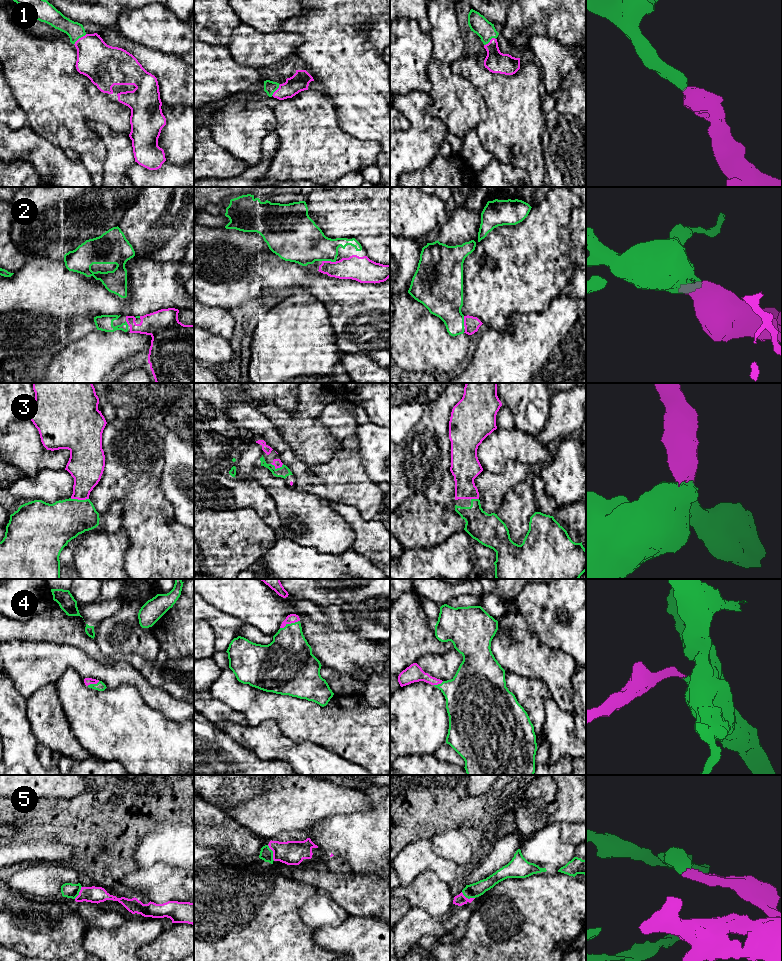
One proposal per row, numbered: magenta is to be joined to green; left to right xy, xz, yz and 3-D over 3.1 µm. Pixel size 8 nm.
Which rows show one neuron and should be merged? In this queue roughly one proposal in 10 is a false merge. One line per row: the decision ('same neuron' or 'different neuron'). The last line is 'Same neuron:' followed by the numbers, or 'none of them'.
1: same neuron
2: same neuron
3: same neuron
4: same neuron
5: same neuron
Same neuron: 1, 2, 3, 4, 5

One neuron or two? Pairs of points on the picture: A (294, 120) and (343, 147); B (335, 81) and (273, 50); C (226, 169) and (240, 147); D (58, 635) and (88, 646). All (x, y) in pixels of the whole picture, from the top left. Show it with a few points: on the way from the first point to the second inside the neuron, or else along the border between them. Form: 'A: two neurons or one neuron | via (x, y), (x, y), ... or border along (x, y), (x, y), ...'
A: one neuron | via (306, 132), (321, 147), (331, 147)
B: two neurons | border along (283, 32), (302, 37), (303, 41), (295, 53)
C: two neurons | border along (215, 142), (240, 159), (248, 168)
D: one neuron | via (65, 635), (75, 635), (81, 640)

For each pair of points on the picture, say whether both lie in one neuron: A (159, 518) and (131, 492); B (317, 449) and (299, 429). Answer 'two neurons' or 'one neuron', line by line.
A: one neuron
B: one neuron

